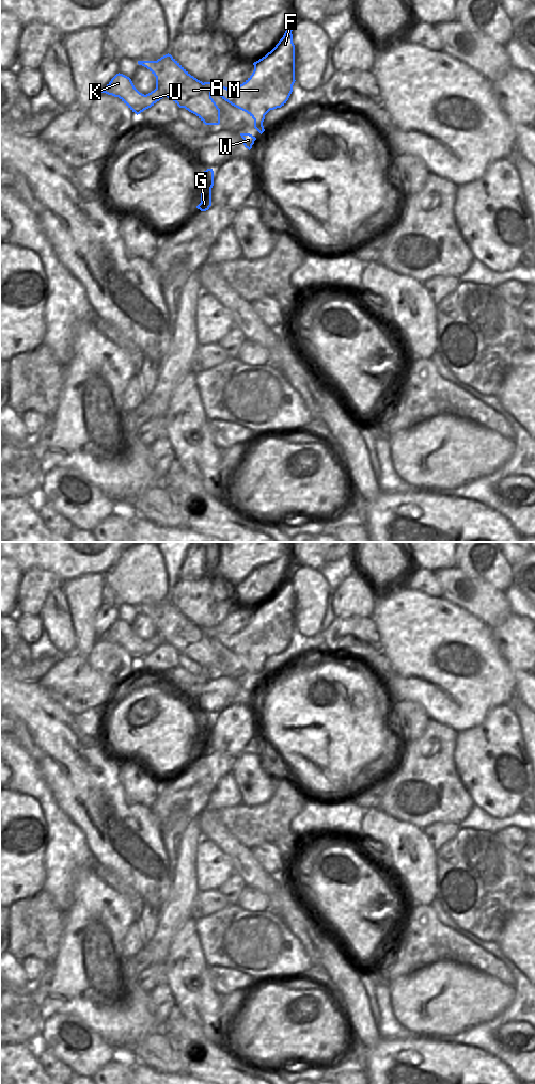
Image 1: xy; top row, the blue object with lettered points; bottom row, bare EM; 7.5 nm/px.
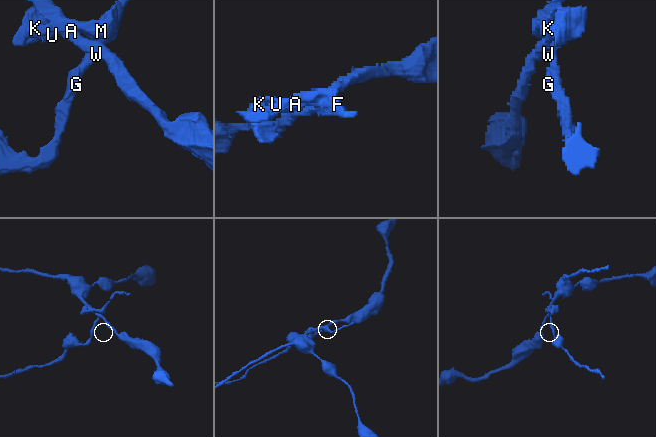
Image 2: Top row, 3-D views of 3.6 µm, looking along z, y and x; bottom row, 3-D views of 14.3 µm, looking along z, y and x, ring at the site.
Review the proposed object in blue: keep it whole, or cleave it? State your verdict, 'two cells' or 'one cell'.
two cells

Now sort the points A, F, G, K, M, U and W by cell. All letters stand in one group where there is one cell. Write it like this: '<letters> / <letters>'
A / F G K M U W

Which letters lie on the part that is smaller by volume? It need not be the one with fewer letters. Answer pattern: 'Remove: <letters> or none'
Remove: F, G, K, M, U, W

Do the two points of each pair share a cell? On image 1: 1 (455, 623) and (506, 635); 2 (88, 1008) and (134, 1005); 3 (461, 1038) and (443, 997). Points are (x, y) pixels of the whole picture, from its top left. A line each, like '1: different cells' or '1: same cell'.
1: different cells
2: same cell
3: different cells

